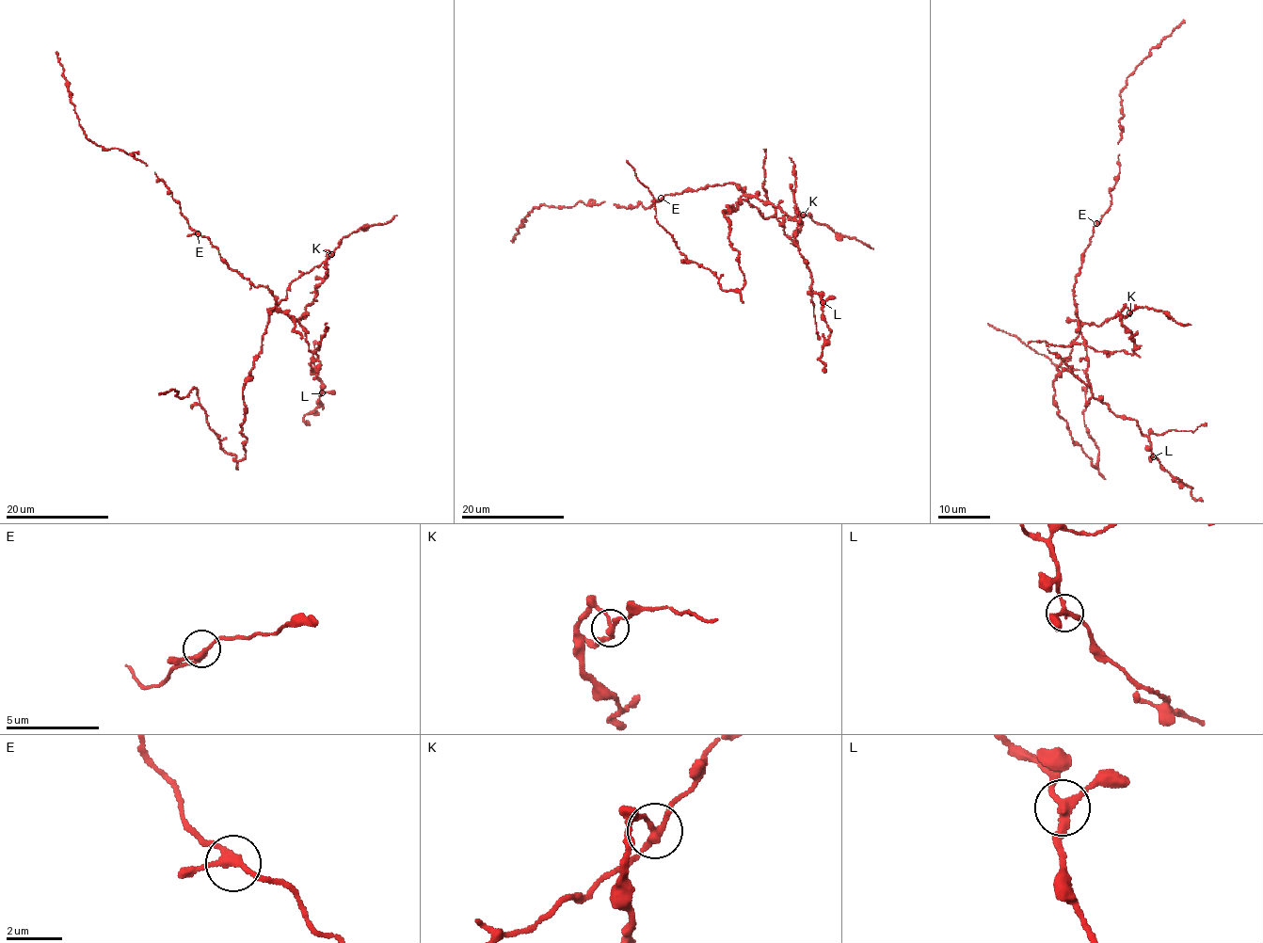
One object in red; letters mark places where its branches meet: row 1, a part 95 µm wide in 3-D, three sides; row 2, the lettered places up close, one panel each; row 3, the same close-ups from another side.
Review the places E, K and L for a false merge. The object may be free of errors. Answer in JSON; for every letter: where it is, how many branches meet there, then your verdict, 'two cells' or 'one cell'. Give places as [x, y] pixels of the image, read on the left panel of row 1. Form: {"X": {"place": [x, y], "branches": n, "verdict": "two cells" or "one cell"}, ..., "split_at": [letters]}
{"E": {"place": [198, 233], "branches": 3, "verdict": "one cell"}, "K": {"place": [331, 254], "branches": 3, "verdict": "two cells"}, "L": {"place": [322, 392], "branches": 3, "verdict": "one cell"}, "split_at": ["K"]}

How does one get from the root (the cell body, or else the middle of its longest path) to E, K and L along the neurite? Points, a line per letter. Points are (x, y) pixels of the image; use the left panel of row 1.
E: (266, 330), (269, 309), (275, 307), (273, 293), (263, 286), (256, 287), (232, 271), (210, 241), (198, 233)
K: (266, 330), (268, 316), (286, 298), (292, 281), (326, 262), (332, 254)
L: (266, 330), (275, 309), (298, 322), (317, 355), (310, 364), (313, 370), (318, 365), (322, 392)

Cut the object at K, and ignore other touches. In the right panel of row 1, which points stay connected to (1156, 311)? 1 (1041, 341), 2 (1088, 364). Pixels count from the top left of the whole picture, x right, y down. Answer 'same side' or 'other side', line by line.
1: other side
2: same side

